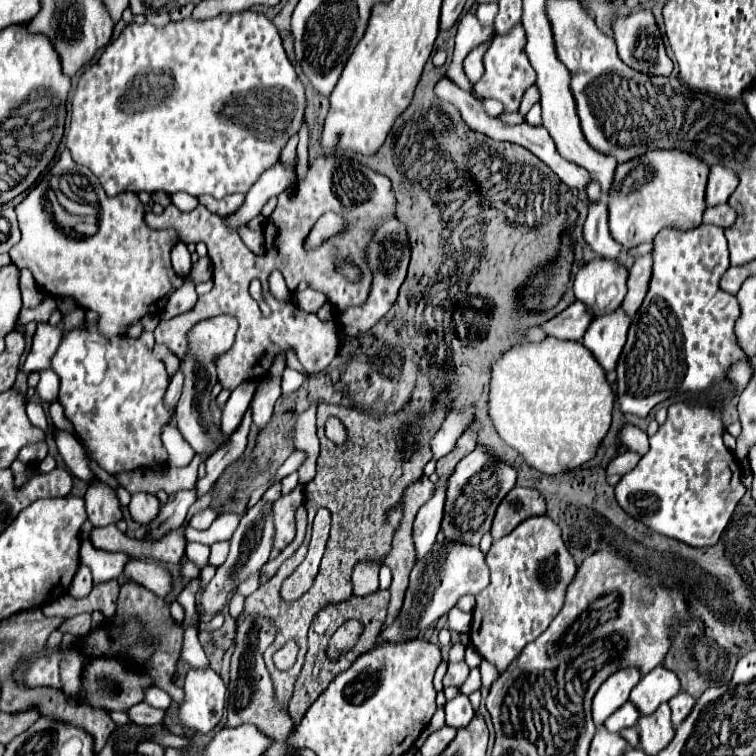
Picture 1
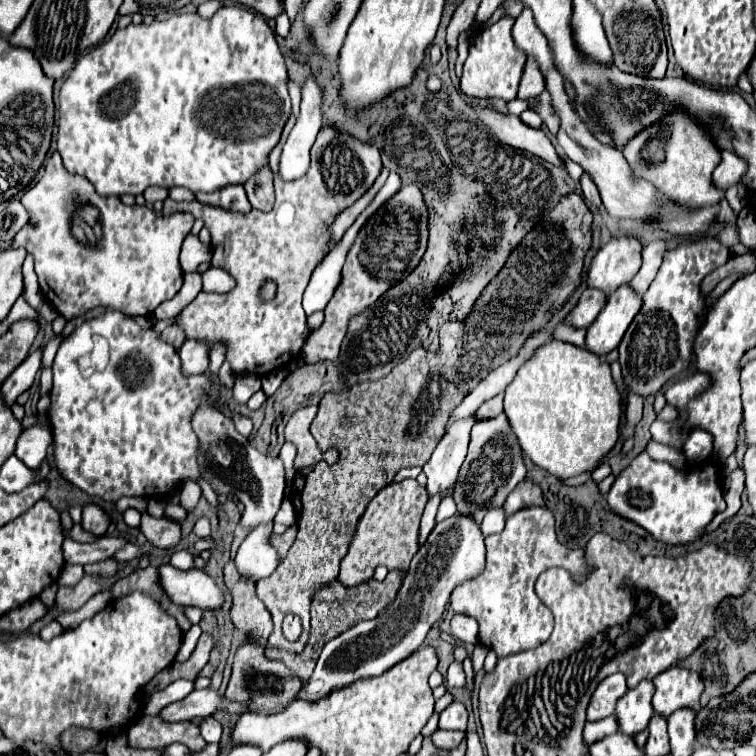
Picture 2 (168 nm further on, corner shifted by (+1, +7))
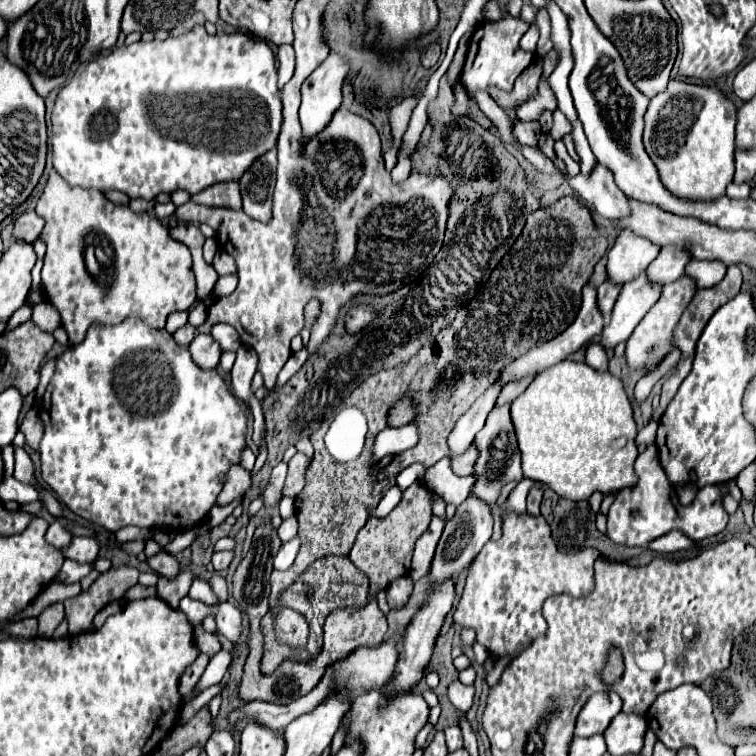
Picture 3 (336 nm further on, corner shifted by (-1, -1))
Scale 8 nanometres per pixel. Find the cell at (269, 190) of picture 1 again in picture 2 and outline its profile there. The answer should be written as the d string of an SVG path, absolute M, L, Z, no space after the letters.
M309 78L303 88L301 114L293 126L279 160L277 176L281 180L297 180L309 170L309 150L321 130L321 88Z

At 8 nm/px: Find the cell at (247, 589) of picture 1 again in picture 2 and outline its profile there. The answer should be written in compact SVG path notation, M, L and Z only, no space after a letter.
M273 522L253 530L235 556L235 566L241 574L253 580L267 578L277 568L277 550L271 546Z

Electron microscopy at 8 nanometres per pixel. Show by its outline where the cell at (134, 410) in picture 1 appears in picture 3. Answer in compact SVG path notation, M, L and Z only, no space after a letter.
M125 320L113 328L93 326L89 328L85 340L77 346L69 346L55 364L53 378L43 396L43 414L41 420L45 424L45 434L41 438L41 480L55 492L55 496L77 516L87 520L93 526L105 528L109 532L117 532L125 526L137 528L169 528L169 530L185 530L191 526L199 526L205 522L211 506L215 504L219 492L223 490L225 476L233 464L241 462L241 452L245 450L245 434L247 434L247 416L241 410L241 404L227 388L225 380L217 374L217 370L199 368L189 350L185 346L175 344L173 336L167 330L149 328L141 320Z

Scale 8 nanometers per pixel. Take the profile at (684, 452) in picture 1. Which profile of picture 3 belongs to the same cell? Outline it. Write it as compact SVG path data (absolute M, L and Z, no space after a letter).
M647 446L647 450L639 454L639 458L635 460L635 472L639 476L637 488L625 488L625 492L619 492L609 510L607 536L615 544L647 546L651 540L655 540L671 530L681 530L691 540L699 542L707 536L719 534L727 526L729 514L723 508L723 498L729 492L727 484L705 486L697 492L695 502L691 506L681 506L677 502L677 494L675 494L673 486L665 478L665 472L659 464L655 446Z

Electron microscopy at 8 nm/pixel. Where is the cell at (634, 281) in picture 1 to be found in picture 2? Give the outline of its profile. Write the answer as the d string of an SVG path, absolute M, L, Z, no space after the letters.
M661 240L651 242L651 244L647 244L647 246L643 248L643 252L641 252L641 254L643 254L643 264L641 264L639 272L635 274L635 278L629 282L629 286L631 286L639 296L643 296L643 294L647 292L649 284L653 282L659 266L661 266L661 258L663 258L663 252L665 252L665 250L667 250L667 248L665 248L665 244L663 244Z

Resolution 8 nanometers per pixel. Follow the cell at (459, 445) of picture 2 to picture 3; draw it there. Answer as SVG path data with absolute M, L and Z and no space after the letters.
M501 380L493 382L493 384L485 390L485 394L479 396L479 398L473 402L473 406L465 412L465 416L459 418L459 422L455 424L453 432L449 434L451 458L457 456L459 452L465 452L465 450L471 446L471 442L475 440L475 434L483 428L489 412L493 410L501 388L503 388L503 382L501 382Z

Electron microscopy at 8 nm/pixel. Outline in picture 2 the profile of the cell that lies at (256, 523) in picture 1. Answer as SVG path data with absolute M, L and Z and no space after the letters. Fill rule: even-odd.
M203 396L203 400L199 402L191 418L191 426L199 438L199 472L203 478L207 478L207 482L217 494L237 496L243 502L245 510L241 516L241 526L253 530L257 526L273 522L285 490L283 462L279 458L269 458L257 452L249 444L249 440L237 432L233 420L209 404L207 396ZM265 506L269 506L269 512L263 512L267 510Z

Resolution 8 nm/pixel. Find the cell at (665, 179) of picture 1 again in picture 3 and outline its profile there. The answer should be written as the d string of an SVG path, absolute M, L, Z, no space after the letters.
M669 80L667 90L651 98L645 114L645 150L653 158L661 182L689 200L713 200L733 182L737 106L715 86Z

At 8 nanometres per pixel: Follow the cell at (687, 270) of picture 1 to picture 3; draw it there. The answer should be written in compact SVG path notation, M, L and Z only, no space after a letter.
M681 276L677 282L663 286L659 302L649 310L649 314L641 320L641 324L635 328L635 332L627 340L625 356L627 356L627 364L631 370L637 370L641 366L657 366L665 358L665 354L673 350L671 346L673 328L677 326L677 320L681 318L681 312L685 310L685 306L691 302L695 290L697 290L695 282L689 276Z

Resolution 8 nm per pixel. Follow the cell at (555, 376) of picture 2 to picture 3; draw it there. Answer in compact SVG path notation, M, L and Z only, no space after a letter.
M563 360L543 370L529 384L529 388L513 400L511 418L515 424L519 450L523 454L523 478L543 482L561 498L579 502L589 500L593 492L607 496L637 484L633 462L639 452L635 444L637 426L633 420L633 410L621 380L609 372L597 372L585 362Z

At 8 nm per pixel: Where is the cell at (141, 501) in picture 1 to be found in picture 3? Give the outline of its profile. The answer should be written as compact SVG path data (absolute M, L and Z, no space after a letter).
M157 552L153 558L149 558L147 560L149 562L149 566L151 566L151 570L155 570L157 572L157 576L163 576L163 578L167 578L167 580L173 580L173 578L177 578L177 574L179 574L179 562L175 560L175 556L169 556L167 552Z

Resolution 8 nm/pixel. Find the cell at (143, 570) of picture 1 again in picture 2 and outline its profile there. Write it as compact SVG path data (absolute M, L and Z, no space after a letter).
M161 564L157 570L159 570L161 588L175 604L213 608L213 610L217 610L223 604L221 590L217 588L215 580L205 572L197 568L185 572L171 564Z

